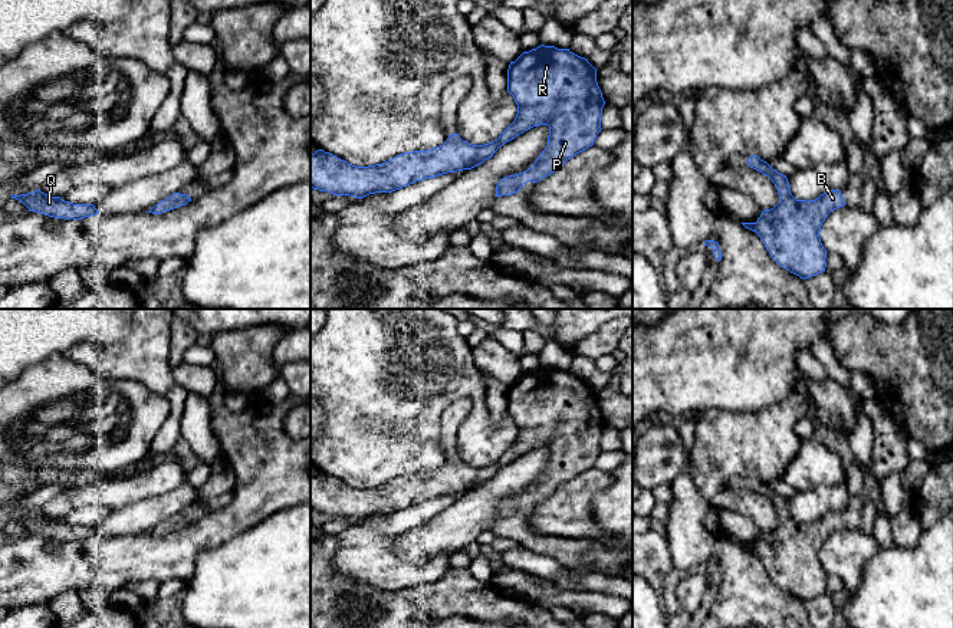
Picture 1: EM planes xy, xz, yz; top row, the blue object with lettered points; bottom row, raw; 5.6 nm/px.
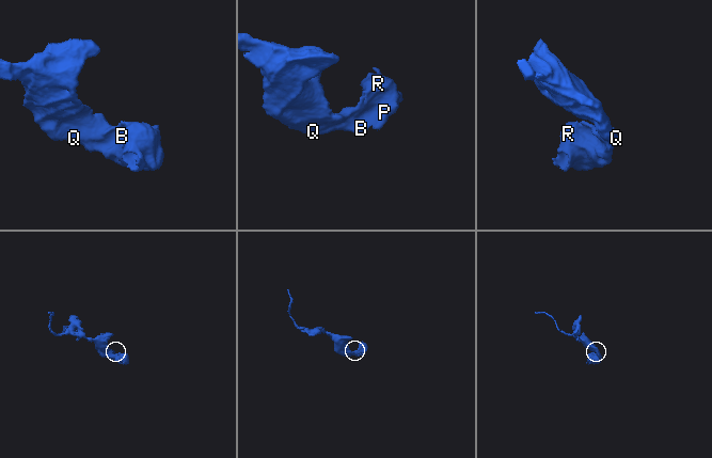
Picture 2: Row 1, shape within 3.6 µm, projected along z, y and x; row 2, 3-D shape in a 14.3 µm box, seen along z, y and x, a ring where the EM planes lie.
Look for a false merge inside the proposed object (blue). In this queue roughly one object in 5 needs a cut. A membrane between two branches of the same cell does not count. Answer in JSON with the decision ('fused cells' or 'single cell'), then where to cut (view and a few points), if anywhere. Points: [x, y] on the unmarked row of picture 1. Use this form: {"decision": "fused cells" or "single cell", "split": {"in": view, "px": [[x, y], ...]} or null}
{"decision": "single cell", "split": null}

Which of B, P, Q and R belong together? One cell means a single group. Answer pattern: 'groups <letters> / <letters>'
groups B P Q R

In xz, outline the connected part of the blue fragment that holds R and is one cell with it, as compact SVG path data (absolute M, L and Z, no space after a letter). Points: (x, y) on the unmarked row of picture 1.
M540 366L523 374L509 387L507 414L517 427L517 435L493 464L473 467L451 456L437 470L404 474L368 489L348 486L318 471L310 477L310 510L355 520L392 514L425 500L471 491L525 453L548 447L548 467L538 481L526 493L497 504L496 519L512 517L528 503L538 504L592 468L602 451L605 422L597 391L569 371Z

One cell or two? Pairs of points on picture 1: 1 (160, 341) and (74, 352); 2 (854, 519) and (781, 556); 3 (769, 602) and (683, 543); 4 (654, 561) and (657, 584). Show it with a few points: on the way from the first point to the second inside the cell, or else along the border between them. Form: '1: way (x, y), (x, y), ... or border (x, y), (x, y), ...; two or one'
1: way (138, 357), (95, 358); one
2: way (835, 520), (799, 543); one
3: way (748, 581), (716, 549), (705, 546); one
4: way (654, 566), (656, 578); one

